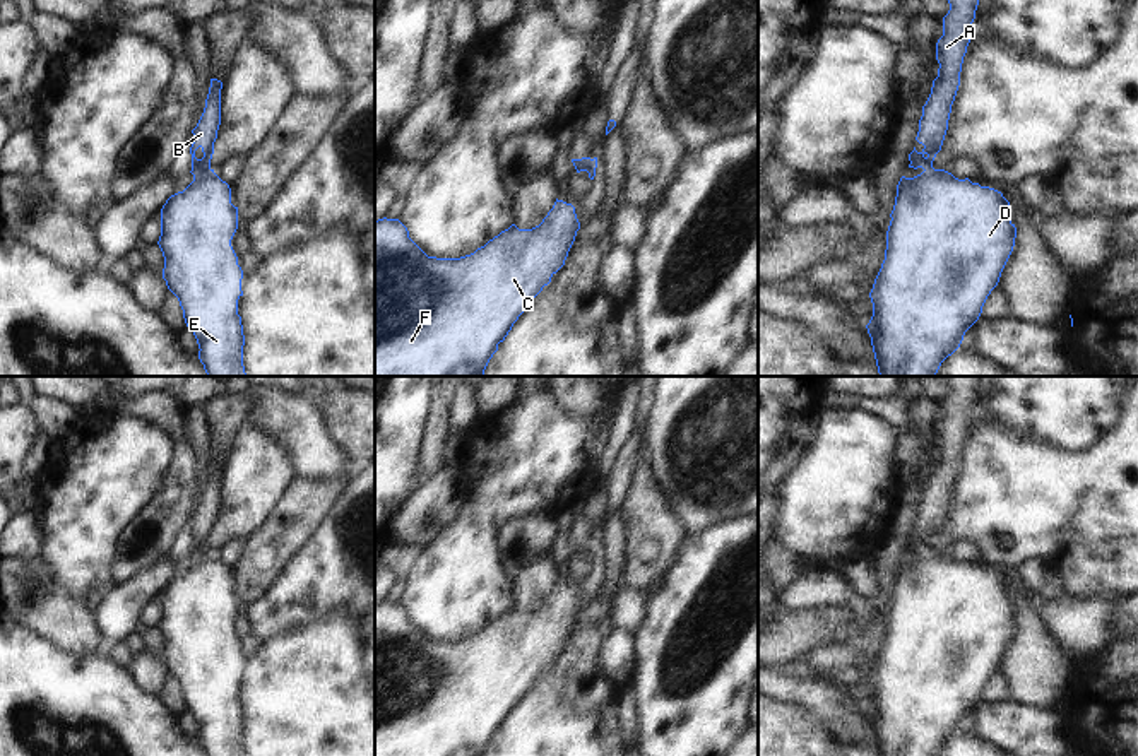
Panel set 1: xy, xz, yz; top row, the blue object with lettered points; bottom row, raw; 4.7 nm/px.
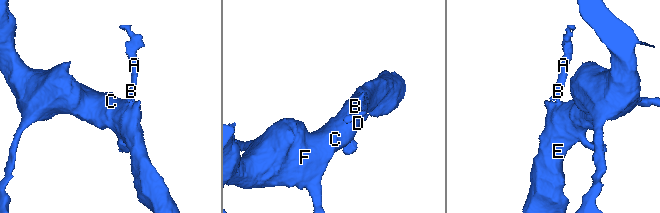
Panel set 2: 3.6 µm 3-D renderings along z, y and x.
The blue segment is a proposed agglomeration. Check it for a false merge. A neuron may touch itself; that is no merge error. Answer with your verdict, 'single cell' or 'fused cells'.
fused cells

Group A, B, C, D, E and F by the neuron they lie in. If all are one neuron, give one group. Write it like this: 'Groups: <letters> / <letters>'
Groups: A B / C D E F.

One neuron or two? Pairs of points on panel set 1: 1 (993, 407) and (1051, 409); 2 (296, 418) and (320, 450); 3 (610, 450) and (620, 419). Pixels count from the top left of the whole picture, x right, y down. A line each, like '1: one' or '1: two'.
1: one
2: one
3: one

